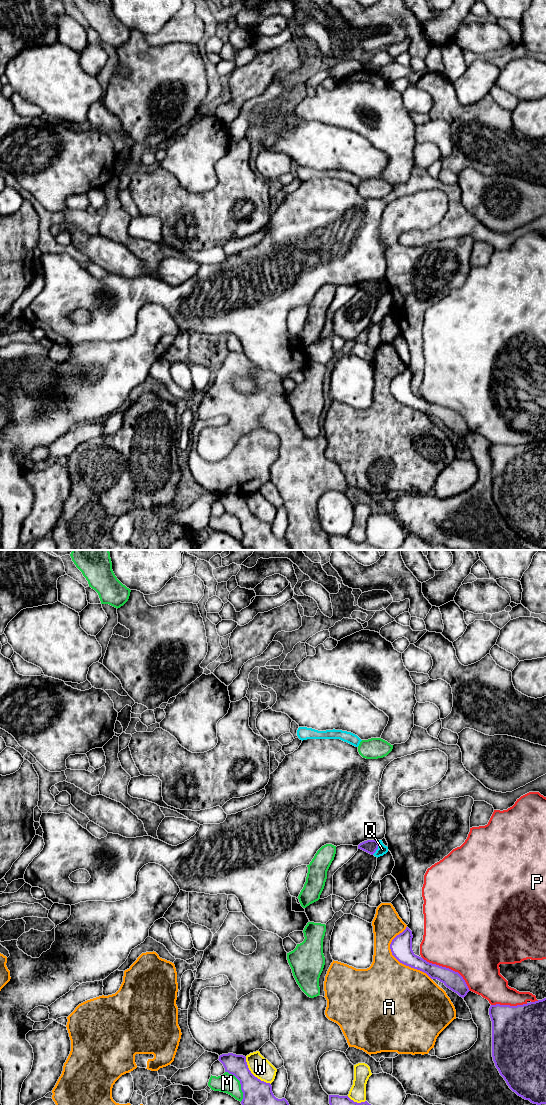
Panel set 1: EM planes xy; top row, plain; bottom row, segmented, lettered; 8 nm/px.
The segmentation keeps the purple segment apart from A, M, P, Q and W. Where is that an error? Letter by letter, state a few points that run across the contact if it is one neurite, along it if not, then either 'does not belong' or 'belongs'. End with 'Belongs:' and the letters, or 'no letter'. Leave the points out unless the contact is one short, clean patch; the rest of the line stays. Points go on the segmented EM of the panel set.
A: does not belong
M: does not belong
P: does not belong
Q: xy (376, 840), (378, 843), (377, 849), (372, 854) | does not belong
W: does not belong
Belongs: no letter

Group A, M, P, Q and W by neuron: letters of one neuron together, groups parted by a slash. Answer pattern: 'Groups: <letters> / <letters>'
Groups: A / M / P / Q / W

